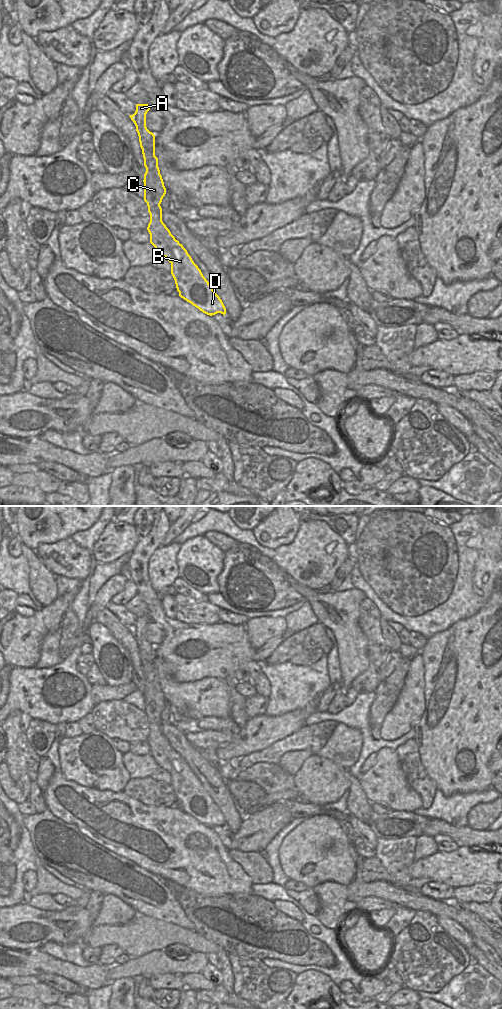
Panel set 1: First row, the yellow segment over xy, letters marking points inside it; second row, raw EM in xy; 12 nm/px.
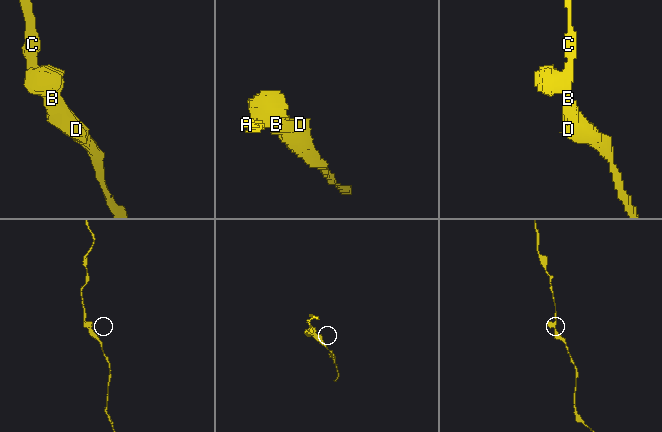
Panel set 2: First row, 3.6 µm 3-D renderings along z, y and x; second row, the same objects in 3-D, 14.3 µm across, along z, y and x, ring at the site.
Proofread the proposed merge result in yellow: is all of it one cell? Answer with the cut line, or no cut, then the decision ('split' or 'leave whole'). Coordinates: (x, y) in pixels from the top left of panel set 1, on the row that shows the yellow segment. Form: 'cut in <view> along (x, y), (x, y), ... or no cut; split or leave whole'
no cut; leave whole

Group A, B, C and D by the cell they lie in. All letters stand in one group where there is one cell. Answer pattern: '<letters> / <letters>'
A B C D

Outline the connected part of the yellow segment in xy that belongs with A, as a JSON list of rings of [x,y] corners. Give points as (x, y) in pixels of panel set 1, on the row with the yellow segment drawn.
[[[136,104],[136,111],[129,115],[136,126],[140,147],[144,158],[144,201],[147,203],[150,222],[147,230],[150,243],[158,255],[171,263],[171,274],[175,280],[179,296],[207,315],[226,314],[226,308],[215,293],[201,270],[194,263],[187,250],[171,234],[162,221],[160,206],[166,194],[166,188],[155,156],[155,135],[146,127],[148,104]]]

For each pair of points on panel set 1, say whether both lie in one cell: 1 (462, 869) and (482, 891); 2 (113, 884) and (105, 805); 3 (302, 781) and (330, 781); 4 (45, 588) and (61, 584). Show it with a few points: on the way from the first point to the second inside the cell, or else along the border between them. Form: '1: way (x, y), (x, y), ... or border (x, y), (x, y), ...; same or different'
1: border (491, 882), (479, 882), (454, 888); different
2: border (90, 838), (131, 861); different
3: way (309, 781), (323, 781); same
4: border (53, 575), (58, 595); different

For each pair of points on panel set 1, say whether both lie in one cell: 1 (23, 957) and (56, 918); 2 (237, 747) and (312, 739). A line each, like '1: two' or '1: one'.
1: two
2: two

